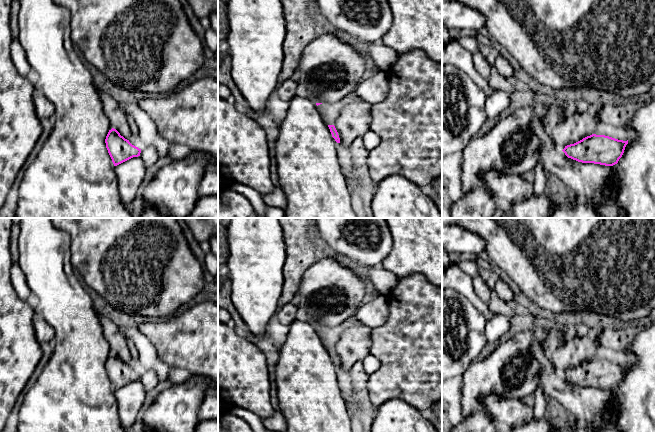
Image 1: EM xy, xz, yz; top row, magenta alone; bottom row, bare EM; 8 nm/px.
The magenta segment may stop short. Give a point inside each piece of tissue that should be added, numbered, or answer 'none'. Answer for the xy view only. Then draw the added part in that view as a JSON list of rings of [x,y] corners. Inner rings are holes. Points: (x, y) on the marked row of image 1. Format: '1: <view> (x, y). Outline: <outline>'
none

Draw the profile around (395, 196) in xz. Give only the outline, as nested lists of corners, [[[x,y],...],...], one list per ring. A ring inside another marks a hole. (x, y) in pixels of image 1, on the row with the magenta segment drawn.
[[[399,174],[380,181],[372,199],[374,218],[442,218],[434,199]]]

